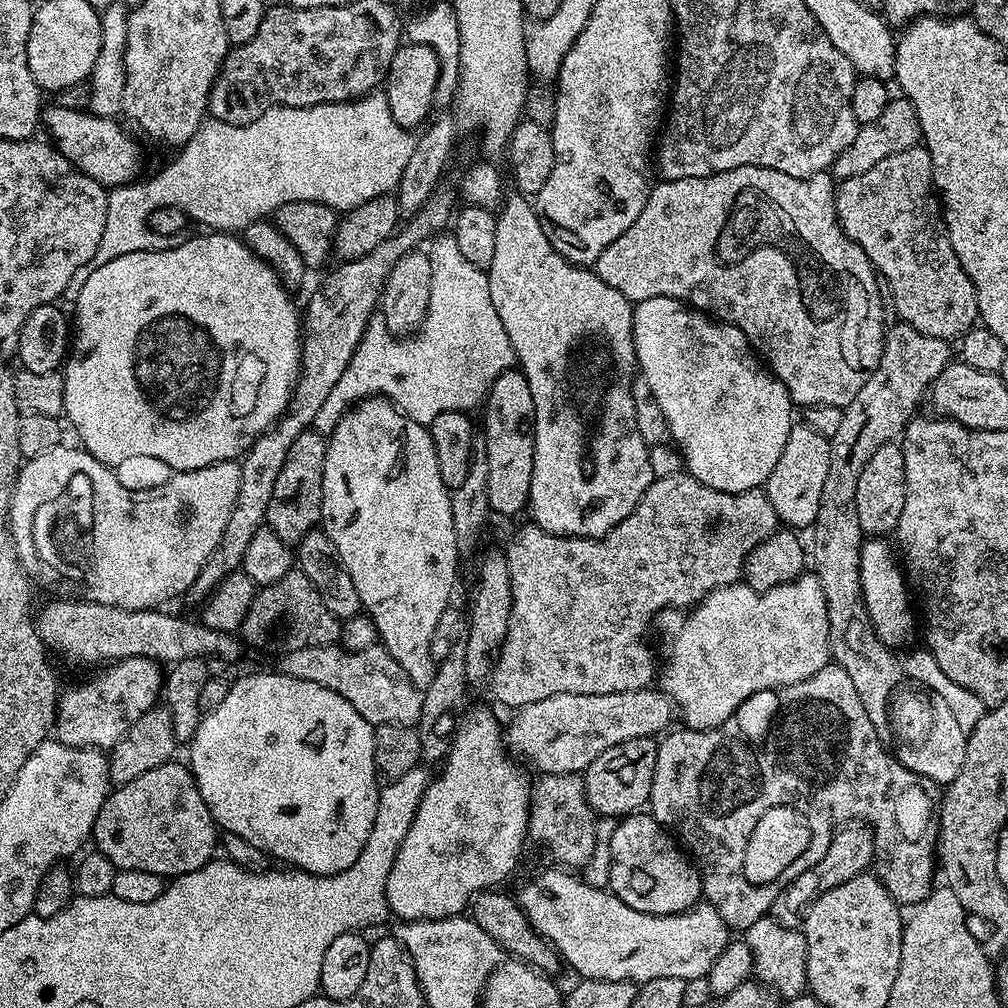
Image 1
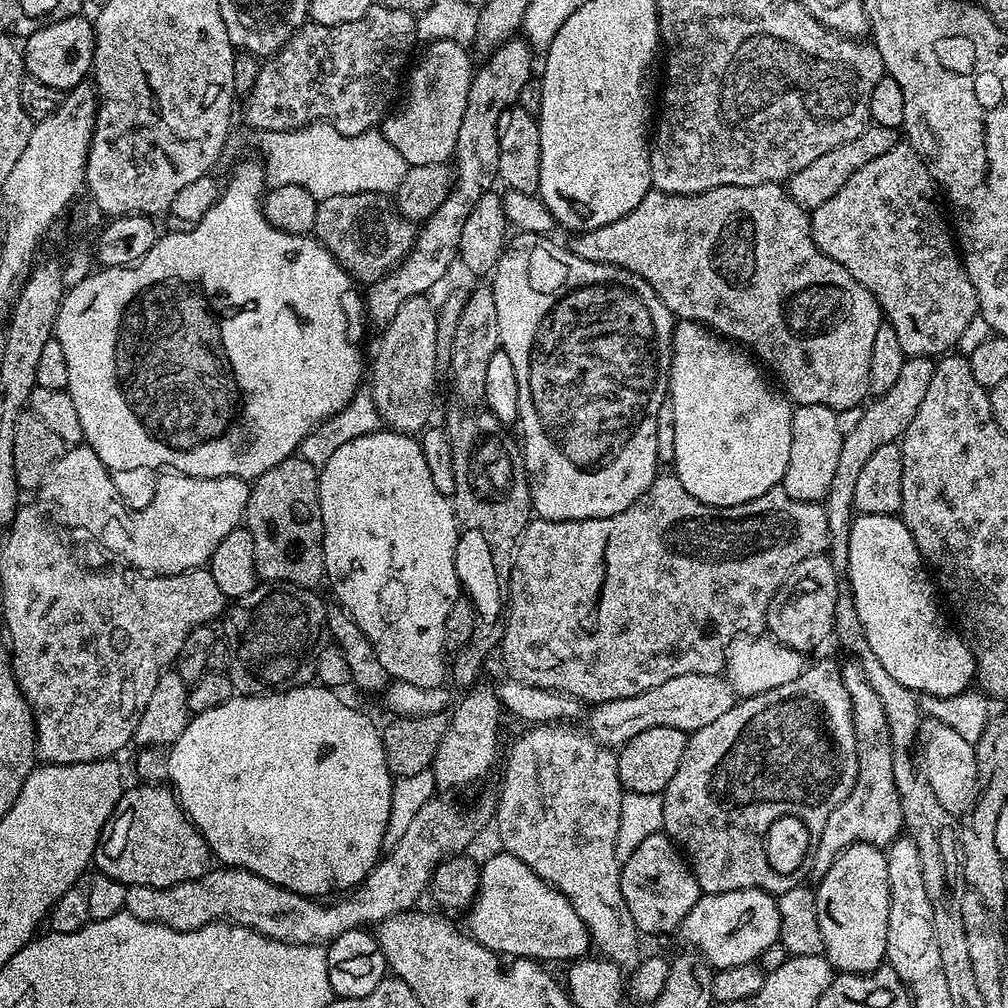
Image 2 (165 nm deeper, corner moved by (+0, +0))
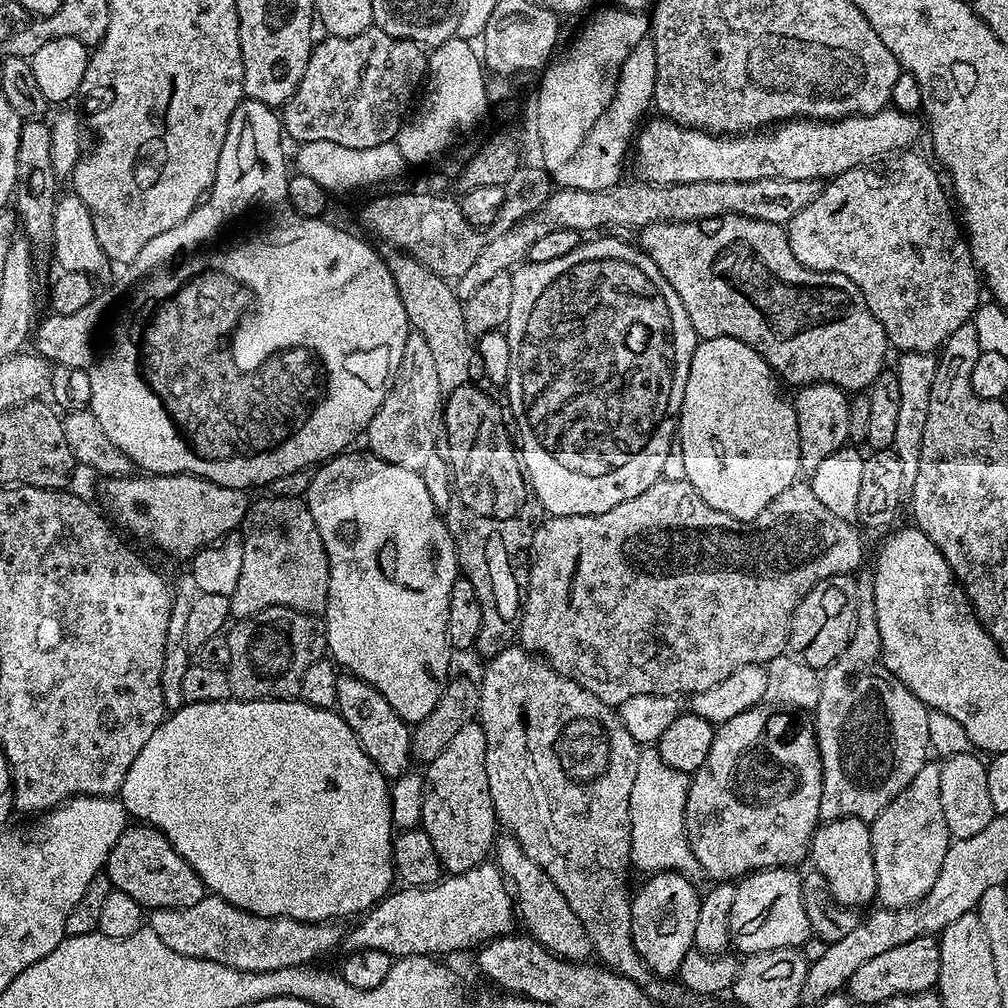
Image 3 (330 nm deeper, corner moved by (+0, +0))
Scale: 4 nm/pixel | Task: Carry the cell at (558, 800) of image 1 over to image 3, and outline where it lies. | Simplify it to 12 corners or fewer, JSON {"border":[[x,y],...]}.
{"border":[[519,646],[485,664],[497,821],[599,963],[685,989],[632,941],[641,745]]}

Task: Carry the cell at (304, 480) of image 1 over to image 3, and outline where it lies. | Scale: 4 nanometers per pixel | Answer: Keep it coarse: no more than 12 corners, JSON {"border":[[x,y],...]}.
{"border":[[265,495],[242,525],[232,616],[323,613],[330,566],[307,503]]}

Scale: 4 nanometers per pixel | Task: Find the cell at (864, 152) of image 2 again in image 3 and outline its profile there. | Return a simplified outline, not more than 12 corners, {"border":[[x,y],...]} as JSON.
{"border":[[819,180],[557,187],[485,241],[455,281],[468,300],[550,230],[749,216],[784,226]]}

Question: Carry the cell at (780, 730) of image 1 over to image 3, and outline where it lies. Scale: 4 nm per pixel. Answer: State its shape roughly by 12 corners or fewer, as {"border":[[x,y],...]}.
{"border":[[804,710],[719,725],[691,773],[712,882],[807,861],[824,771]]}

